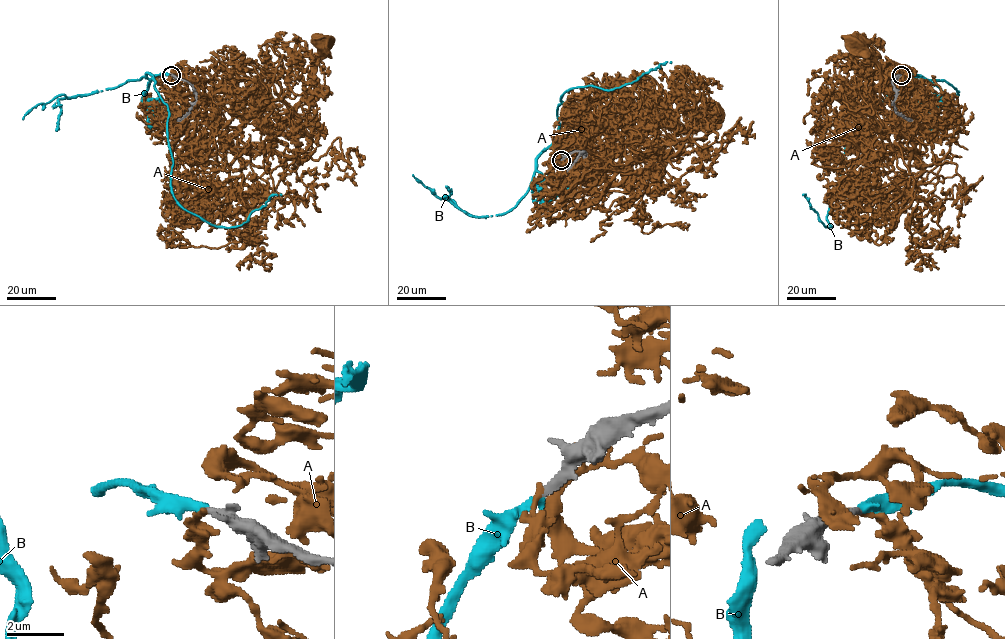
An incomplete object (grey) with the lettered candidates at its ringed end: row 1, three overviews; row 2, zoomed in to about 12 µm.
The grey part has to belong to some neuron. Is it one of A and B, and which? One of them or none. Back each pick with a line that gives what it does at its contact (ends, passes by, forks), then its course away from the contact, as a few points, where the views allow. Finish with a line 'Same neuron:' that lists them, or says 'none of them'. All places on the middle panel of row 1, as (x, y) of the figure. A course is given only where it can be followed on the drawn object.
B: it ends | via (561, 159), (546, 177), (536, 169), (537, 158), (557, 135), (565, 92), (619, 88), (671, 63)
Same neuron: B

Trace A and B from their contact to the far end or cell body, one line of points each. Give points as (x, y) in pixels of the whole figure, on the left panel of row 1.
A: (171, 75), (178, 91), (166, 98), (186, 109), (188, 136), (238, 138), (264, 152), (308, 92), (323, 45)
B: (171, 75), (146, 77), (153, 76), (167, 106), (175, 200), (229, 227), (281, 194)

